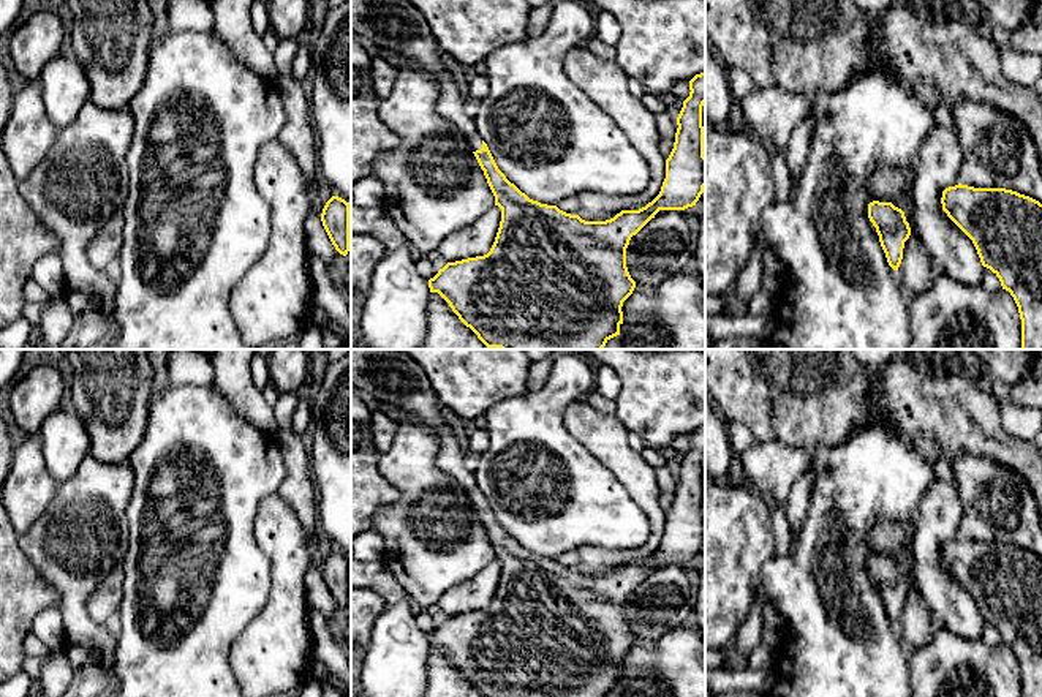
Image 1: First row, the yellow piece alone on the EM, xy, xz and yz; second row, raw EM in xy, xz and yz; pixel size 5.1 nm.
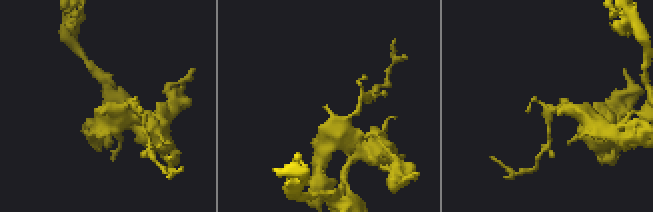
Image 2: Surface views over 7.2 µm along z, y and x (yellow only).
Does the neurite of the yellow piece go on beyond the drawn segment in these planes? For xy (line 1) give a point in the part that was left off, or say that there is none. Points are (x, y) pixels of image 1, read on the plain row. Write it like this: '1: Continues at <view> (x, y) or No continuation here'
1: No continuation here

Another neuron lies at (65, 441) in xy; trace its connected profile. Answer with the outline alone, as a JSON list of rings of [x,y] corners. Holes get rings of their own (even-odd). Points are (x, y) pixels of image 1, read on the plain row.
[[[62,406],[46,417],[38,433],[49,476],[63,484],[90,455],[90,436],[79,414]]]

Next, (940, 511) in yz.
[[[934,479],[922,496],[912,534],[916,583],[938,626],[980,639],[983,620],[972,594],[942,564],[942,545],[958,539],[963,506],[955,487]]]

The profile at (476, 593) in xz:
[[[493,559],[473,578],[452,586],[440,601],[438,607],[446,616],[484,610],[490,605],[501,575],[501,563]]]

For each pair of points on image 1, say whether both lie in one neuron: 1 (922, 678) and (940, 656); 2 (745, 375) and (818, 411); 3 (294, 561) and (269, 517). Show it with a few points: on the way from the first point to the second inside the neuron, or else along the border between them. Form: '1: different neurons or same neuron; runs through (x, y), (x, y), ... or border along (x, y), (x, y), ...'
1: same neuron; runs through (927, 674), (935, 661)
2: same neuron; runs through (762, 383), (769, 389), (800, 399)
3: same neuron; runs through (286, 550), (277, 528)

